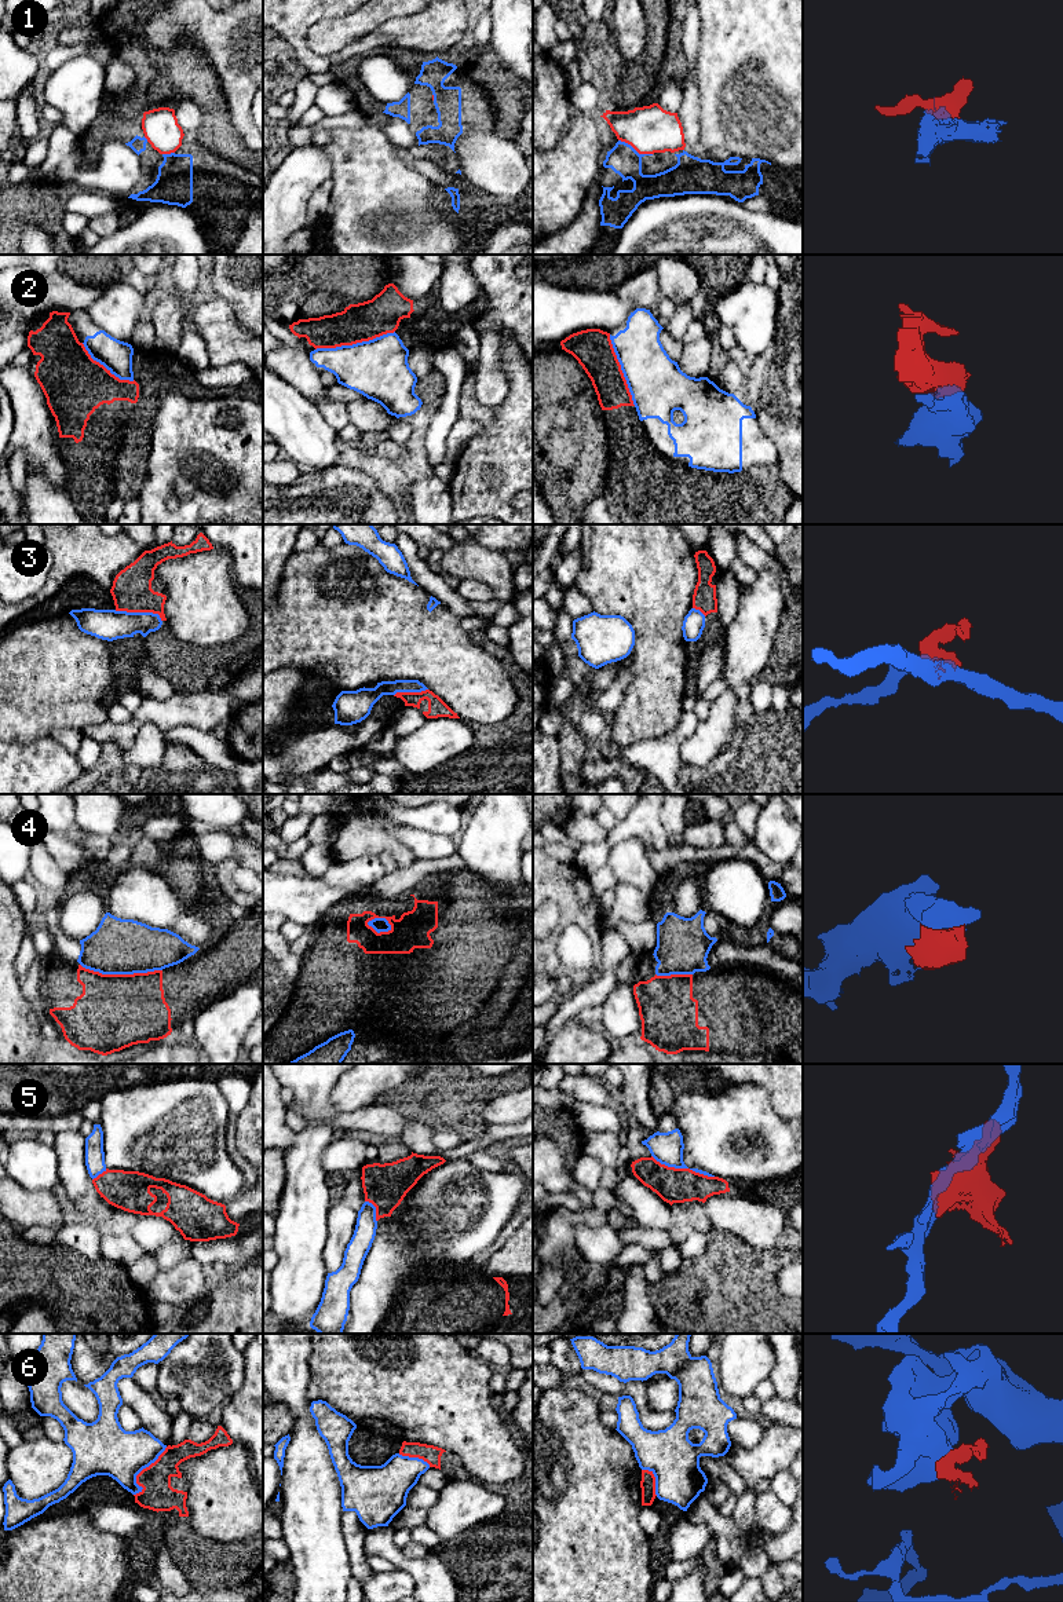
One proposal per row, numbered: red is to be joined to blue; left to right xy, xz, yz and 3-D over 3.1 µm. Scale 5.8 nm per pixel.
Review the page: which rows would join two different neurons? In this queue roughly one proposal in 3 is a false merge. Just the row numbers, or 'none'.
1, 2, 3, 4, 5, 6

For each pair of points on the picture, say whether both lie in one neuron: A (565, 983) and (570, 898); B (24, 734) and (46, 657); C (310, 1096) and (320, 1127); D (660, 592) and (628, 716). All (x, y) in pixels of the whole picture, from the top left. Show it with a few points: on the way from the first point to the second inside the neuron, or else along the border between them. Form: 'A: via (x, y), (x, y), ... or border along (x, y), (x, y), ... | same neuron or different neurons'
A: border along (556, 977), (567, 976), (574, 990) | different neurons
B: via (24, 714), (24, 687), (35, 676) | same neuron
C: via (314, 1104), (320, 1112), (320, 1119) | same neuron
D: via (658, 624), (657, 686) | same neuron

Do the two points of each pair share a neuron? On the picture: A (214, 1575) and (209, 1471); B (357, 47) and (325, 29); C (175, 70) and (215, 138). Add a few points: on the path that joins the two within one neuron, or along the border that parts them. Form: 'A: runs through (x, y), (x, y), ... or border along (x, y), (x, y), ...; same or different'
A: border along (189, 1517), (207, 1538), (245, 1539); different
B: border along (377, 28), (333, 52), (318, 55); different
C: runs through (192, 87), (214, 109), (215, 121); same

